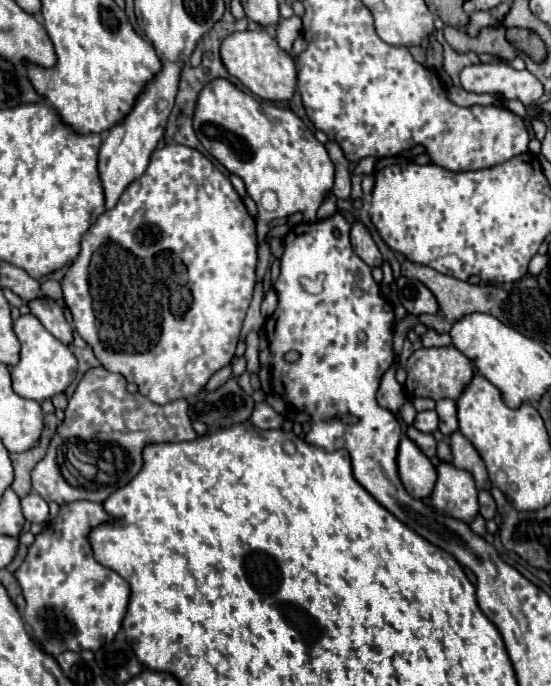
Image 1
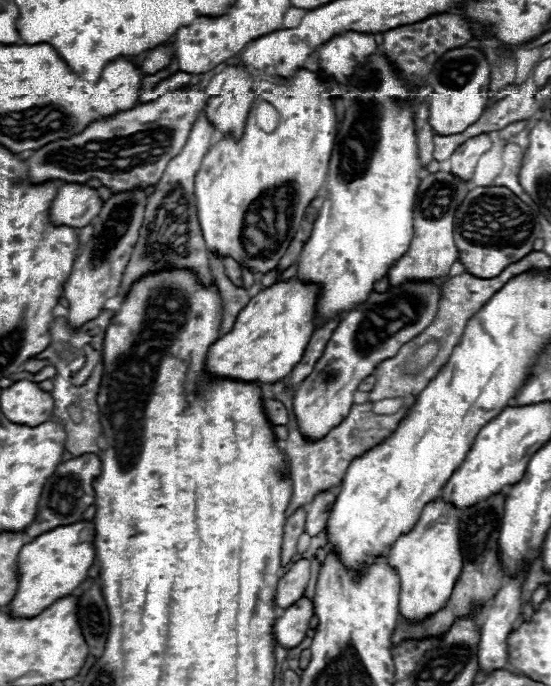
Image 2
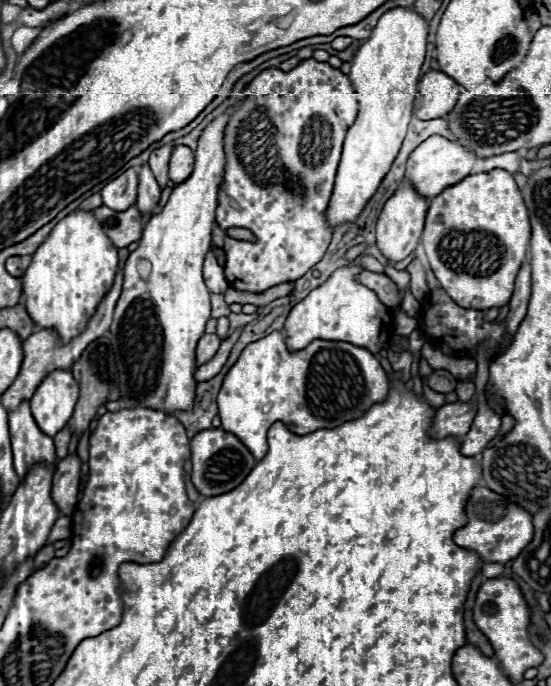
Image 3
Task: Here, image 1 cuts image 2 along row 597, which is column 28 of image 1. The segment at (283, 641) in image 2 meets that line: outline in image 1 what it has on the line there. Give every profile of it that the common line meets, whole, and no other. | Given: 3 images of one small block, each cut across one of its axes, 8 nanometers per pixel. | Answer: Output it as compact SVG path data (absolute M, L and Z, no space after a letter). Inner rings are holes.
M44 298L44 300L32 300L28 302L32 314L44 324L44 328L54 334L60 342L64 342L66 346L70 346L74 342L74 330L72 326L66 322L64 314L62 314L62 308L50 300L50 298Z

